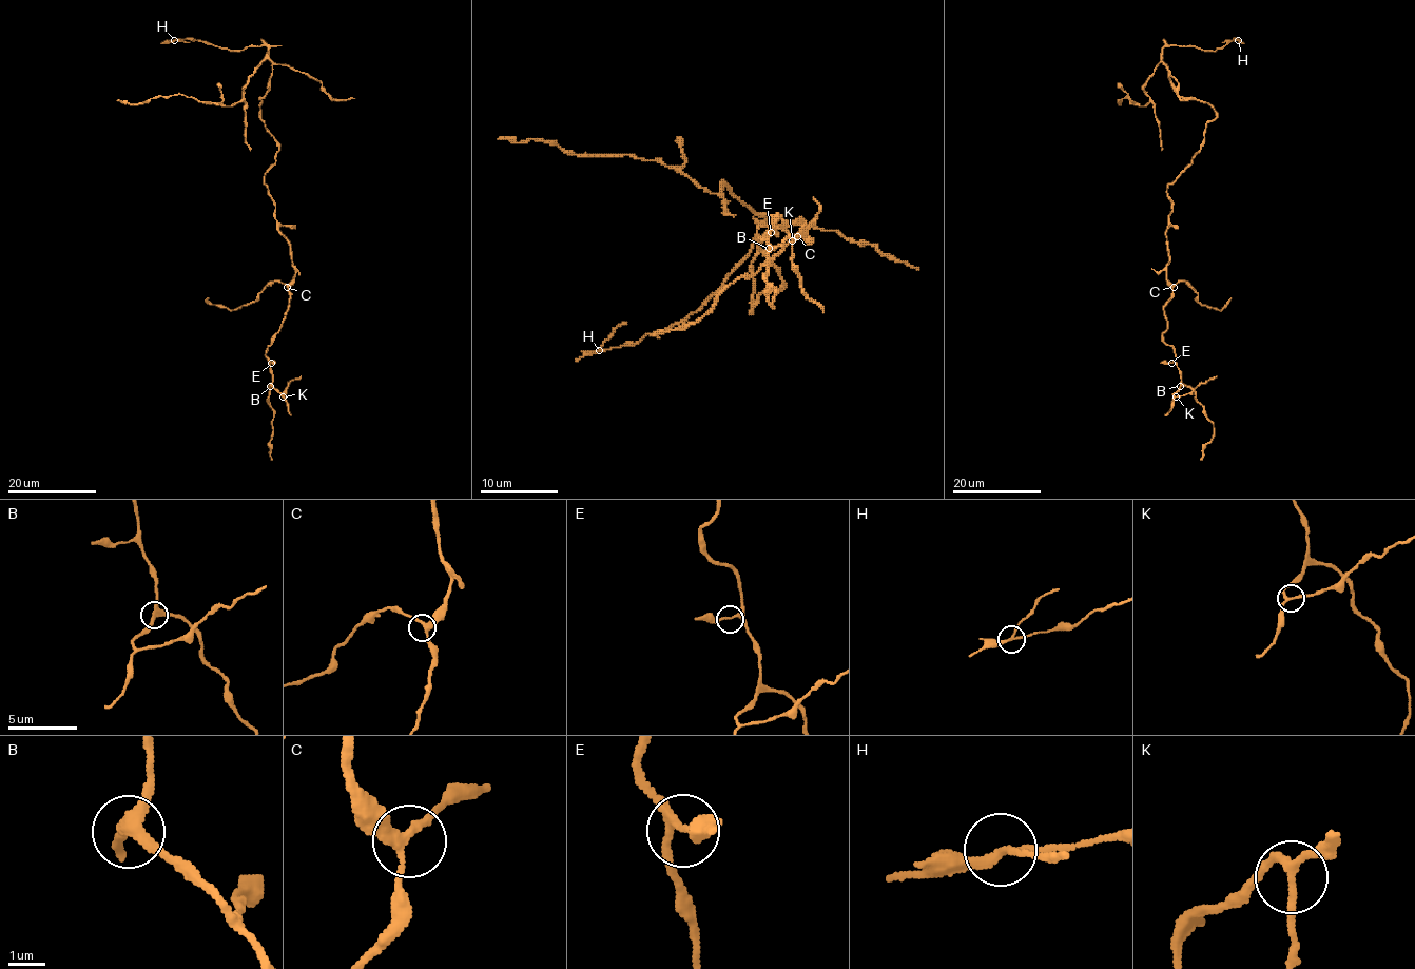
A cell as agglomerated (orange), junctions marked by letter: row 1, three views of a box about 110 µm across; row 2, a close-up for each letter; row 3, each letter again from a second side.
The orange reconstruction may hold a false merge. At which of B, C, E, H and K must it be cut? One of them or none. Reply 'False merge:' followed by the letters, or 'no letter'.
False merge: H

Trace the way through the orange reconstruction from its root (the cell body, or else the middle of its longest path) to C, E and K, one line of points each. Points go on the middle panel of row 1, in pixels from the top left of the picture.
C: (772, 262), (759, 246), (759, 229), (767, 225), (778, 234), (784, 223), (813, 225), (797, 236)
E: (772, 262), (762, 225), (813, 225), (801, 234), (799, 218), (774, 216), (760, 238), (771, 232)
K: (772, 262), (757, 230), (813, 225), (801, 234), (799, 218), (774, 216), (760, 238), (772, 250), (792, 240)

